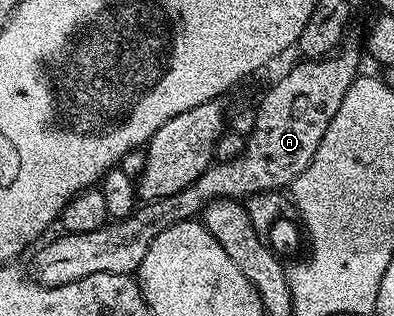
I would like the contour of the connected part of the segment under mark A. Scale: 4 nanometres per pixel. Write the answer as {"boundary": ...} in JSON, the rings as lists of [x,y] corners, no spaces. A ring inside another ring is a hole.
{"boundary":[[[345,43],[327,57],[298,60],[298,65],[290,73],[285,73],[265,94],[261,102],[256,102],[255,127],[245,137],[245,148],[238,158],[230,162],[214,163],[204,169],[195,179],[193,185],[183,187],[183,191],[175,191],[175,195],[164,197],[158,201],[145,201],[138,204],[135,212],[127,217],[110,220],[95,231],[82,233],[62,232],[61,237],[49,241],[33,257],[32,280],[39,285],[59,287],[67,283],[75,283],[87,275],[123,275],[124,277],[136,274],[137,268],[143,263],[143,255],[151,247],[151,243],[167,227],[180,221],[194,220],[211,201],[218,201],[221,197],[230,199],[248,199],[256,193],[284,190],[292,186],[293,180],[315,159],[315,151],[319,151],[319,143],[323,143],[323,135],[327,135],[327,127],[331,127],[331,119],[335,119],[335,111],[339,111],[339,103],[343,103],[343,95],[351,87],[353,80],[362,72],[361,53],[355,46]]]}

